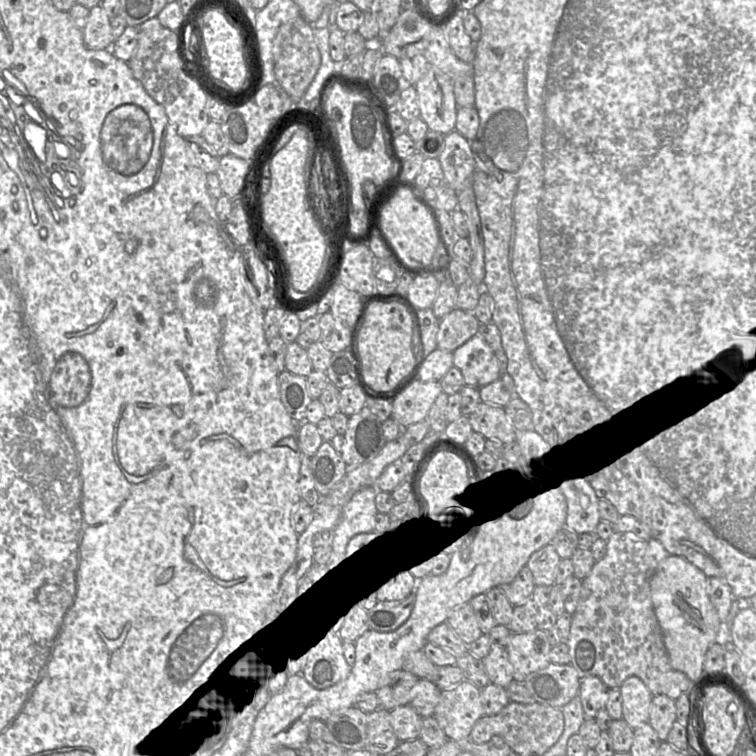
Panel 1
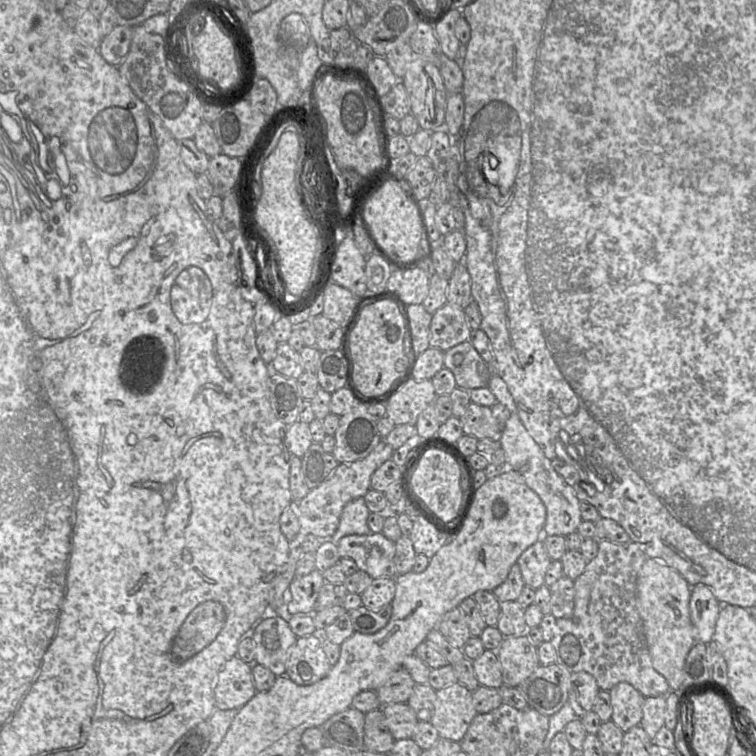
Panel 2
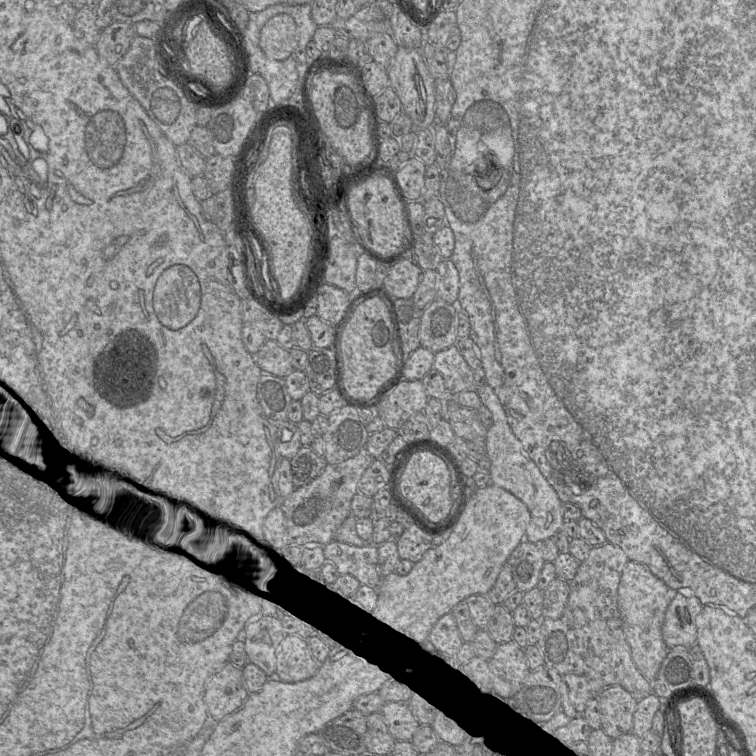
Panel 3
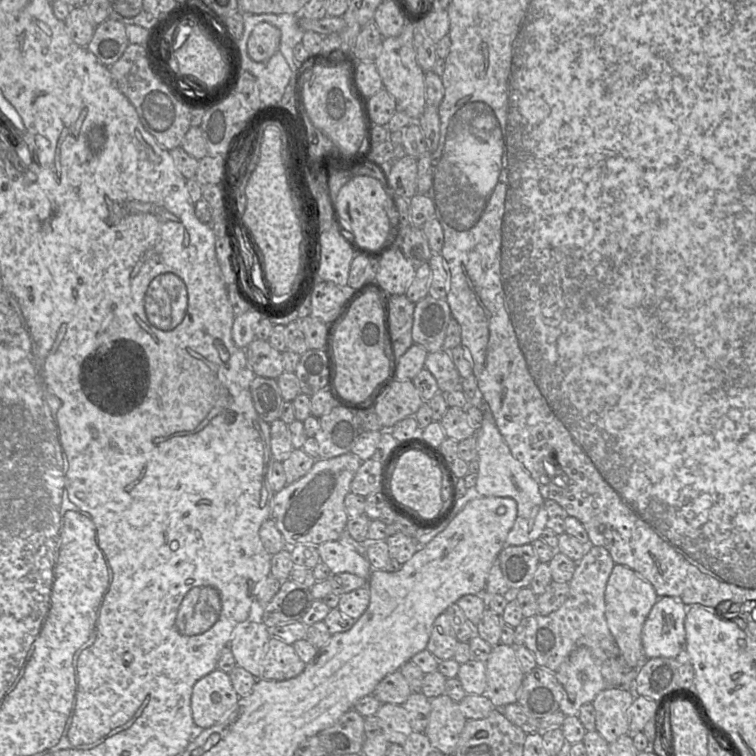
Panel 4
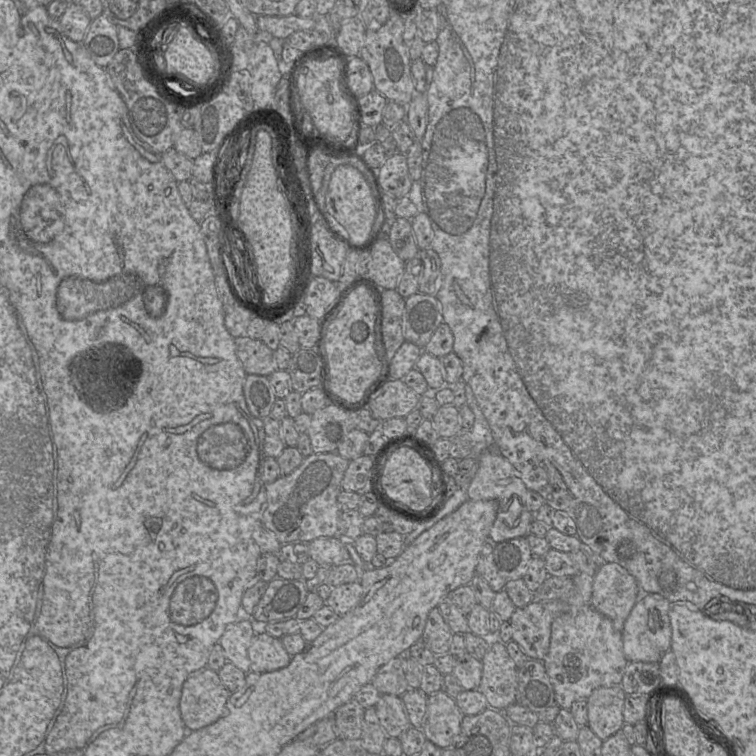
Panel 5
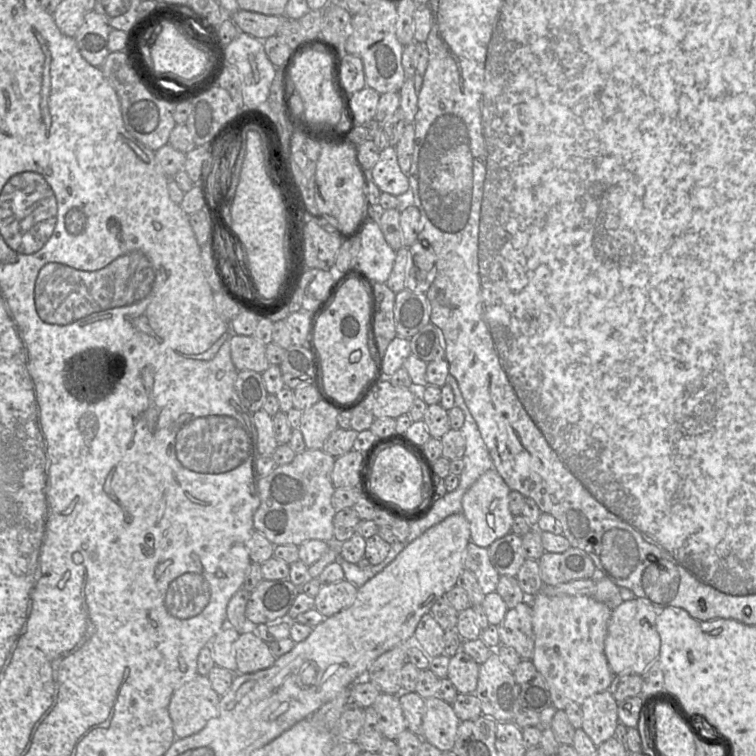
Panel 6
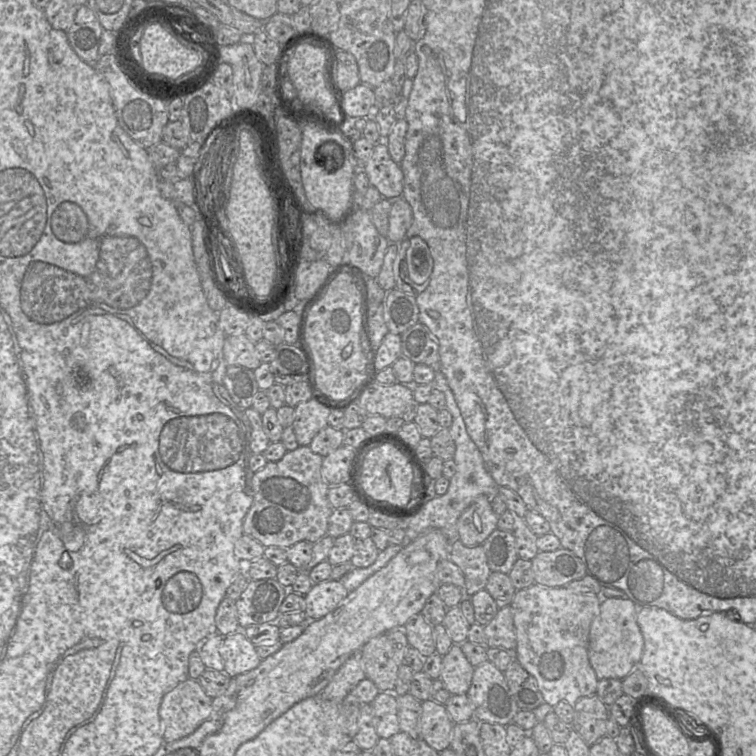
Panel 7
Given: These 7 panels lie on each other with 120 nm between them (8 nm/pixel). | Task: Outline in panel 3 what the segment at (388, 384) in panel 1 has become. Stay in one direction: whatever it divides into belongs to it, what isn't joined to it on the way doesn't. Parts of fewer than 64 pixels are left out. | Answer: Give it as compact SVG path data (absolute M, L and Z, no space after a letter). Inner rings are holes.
M379 297L361 302L343 328L340 338L340 360L337 368L341 372L346 392L359 399L376 396L386 383L400 371L403 350L398 343L395 351L394 312Z

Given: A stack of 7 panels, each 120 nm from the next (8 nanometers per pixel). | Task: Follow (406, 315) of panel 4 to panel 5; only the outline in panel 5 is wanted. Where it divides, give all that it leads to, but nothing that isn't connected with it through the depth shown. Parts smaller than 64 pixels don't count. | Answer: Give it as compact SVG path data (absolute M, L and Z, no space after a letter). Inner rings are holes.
M381 289L381 292L382 342L388 358L392 359L396 351L405 341L403 335L405 299L393 289Z

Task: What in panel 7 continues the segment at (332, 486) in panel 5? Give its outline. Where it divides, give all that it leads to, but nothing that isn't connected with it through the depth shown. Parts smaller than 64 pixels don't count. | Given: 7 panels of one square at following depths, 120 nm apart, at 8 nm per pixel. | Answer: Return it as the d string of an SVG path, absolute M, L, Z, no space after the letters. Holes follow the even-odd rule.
M299 445L287 451L278 461L268 461L251 477L253 502L243 520L243 533L258 540L264 547L289 548L299 541L315 543L327 535L328 519L333 511L327 498L329 485L321 474L323 456L314 453L309 446Z

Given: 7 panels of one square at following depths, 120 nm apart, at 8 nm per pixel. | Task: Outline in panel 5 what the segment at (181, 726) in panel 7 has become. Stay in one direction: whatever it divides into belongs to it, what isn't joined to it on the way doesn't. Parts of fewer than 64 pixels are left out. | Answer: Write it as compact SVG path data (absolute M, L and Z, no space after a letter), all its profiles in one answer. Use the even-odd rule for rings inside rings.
M203 669L188 677L182 686L179 702L181 718L187 732L200 730L218 721L226 711L230 695L216 671Z

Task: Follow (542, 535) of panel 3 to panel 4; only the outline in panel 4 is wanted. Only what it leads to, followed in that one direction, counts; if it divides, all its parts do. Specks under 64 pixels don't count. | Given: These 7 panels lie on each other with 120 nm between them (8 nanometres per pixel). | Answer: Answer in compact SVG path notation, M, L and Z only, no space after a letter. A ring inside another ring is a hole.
M485 401L480 403L480 409L483 412L484 418L481 428L475 434L479 468L474 488L478 496L508 497L514 499L517 503L517 518L507 535L506 546L531 544L534 540L540 538L549 519L544 506L545 499L541 495L536 481L512 455Z

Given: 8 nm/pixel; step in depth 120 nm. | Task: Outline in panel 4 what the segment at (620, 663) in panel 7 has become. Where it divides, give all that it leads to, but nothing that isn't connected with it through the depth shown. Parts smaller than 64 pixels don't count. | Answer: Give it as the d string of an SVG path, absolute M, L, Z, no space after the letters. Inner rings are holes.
M660 597L642 628L641 641L647 659L676 658L684 650L687 607L671 597Z

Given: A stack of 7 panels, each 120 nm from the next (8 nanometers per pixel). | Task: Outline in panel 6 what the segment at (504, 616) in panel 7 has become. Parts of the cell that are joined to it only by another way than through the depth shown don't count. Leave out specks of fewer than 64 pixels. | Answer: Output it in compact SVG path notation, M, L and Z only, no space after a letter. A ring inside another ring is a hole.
M529 599L508 609L497 628L500 644L514 648L522 659L532 658L535 636Z

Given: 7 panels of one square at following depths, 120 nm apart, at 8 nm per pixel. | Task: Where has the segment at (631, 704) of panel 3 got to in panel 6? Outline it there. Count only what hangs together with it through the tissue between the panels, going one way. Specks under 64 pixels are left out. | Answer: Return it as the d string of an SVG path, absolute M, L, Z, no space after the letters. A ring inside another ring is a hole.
M608 690L587 697L581 708L581 728L596 746L614 737L619 723L618 702Z

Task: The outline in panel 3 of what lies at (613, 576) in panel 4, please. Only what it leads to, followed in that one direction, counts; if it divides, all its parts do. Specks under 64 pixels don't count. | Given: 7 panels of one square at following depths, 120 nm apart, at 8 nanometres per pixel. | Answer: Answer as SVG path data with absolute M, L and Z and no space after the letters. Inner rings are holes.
M629 560L621 574L618 586L618 604L623 630L634 664L649 681L655 679L668 652L662 637L662 626L667 607L676 593L678 591L669 589L643 564Z

